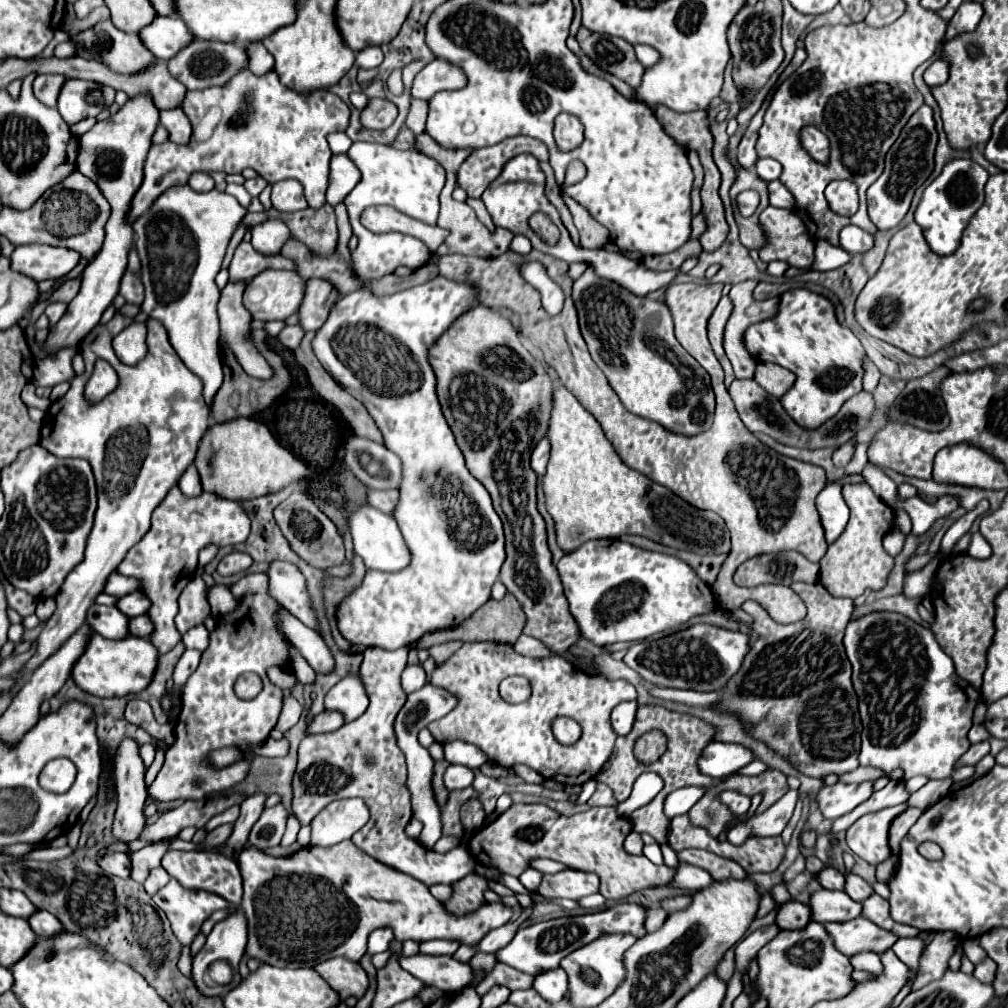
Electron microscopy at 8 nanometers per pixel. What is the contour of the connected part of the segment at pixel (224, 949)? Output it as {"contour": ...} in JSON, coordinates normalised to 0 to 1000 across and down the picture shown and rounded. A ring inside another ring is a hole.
{"contour":[[[235,900],[221,914],[213,916],[211,924],[205,930],[203,939],[191,951],[191,973],[201,987],[223,987],[239,975],[237,969],[237,951],[243,945],[245,938],[245,912],[239,900]],[[221,951],[231,961],[231,973],[227,977],[205,977],[203,967],[211,953]]]}

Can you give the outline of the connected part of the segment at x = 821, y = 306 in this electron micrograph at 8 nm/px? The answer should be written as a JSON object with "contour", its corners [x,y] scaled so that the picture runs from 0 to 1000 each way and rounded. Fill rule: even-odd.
{"contour":[[[801,287],[777,291],[769,316],[745,322],[737,330],[737,340],[751,360],[771,360],[789,370],[791,376],[787,384],[773,398],[797,424],[813,424],[824,416],[842,394],[854,388],[858,346],[844,326],[832,322],[826,301],[816,293]]]}

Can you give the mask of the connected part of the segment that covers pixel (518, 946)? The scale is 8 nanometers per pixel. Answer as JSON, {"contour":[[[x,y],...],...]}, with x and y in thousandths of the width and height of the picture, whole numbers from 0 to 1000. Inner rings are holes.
{"contour":[[[612,896],[600,904],[594,906],[584,906],[584,908],[572,908],[572,910],[557,910],[557,912],[549,912],[549,914],[539,914],[521,922],[515,922],[511,932],[499,939],[497,943],[493,943],[495,953],[525,965],[525,967],[533,967],[545,961],[553,961],[555,953],[559,949],[563,949],[564,945],[588,936],[590,932],[604,928],[604,926],[626,926],[632,932],[640,930],[640,910],[642,910],[642,902],[638,898],[632,896]]]}

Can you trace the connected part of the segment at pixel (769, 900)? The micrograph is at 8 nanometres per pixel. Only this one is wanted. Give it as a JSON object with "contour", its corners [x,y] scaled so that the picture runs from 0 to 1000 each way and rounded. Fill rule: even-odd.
{"contour":[[[760,884],[757,887],[749,911],[757,910],[769,901],[769,895],[767,894],[767,891],[764,888],[765,886],[763,886],[763,884]]]}

